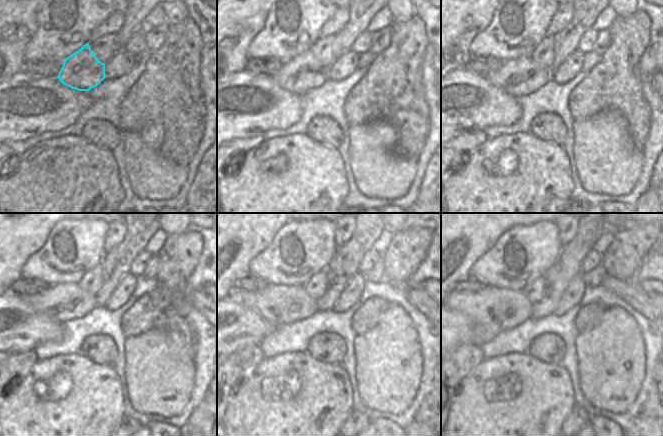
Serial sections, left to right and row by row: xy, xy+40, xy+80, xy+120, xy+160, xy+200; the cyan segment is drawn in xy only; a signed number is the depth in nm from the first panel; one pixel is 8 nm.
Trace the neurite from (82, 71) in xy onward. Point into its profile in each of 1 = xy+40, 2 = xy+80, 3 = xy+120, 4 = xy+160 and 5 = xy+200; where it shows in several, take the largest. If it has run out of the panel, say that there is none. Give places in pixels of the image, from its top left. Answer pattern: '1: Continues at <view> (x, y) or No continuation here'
1: Continues at xy+40 (302, 73)
2: Continues at xy+80 (517, 77)
3: Continues at xy+120 (62, 302)
4: Continues at xy+160 (280, 304)
5: Continues at xy+200 (491, 310).

